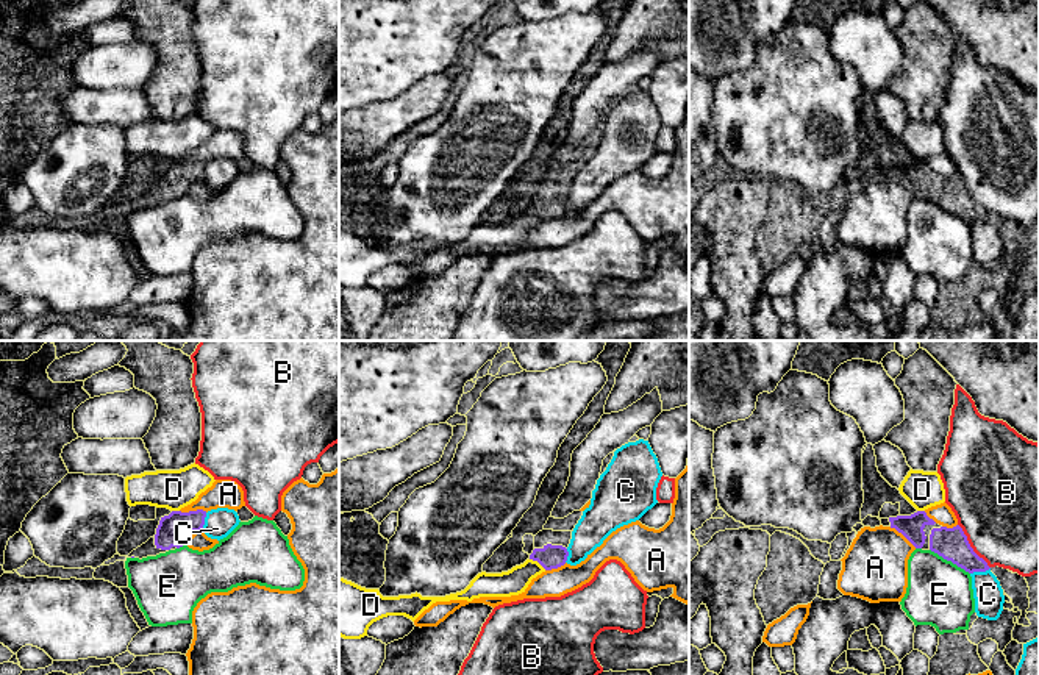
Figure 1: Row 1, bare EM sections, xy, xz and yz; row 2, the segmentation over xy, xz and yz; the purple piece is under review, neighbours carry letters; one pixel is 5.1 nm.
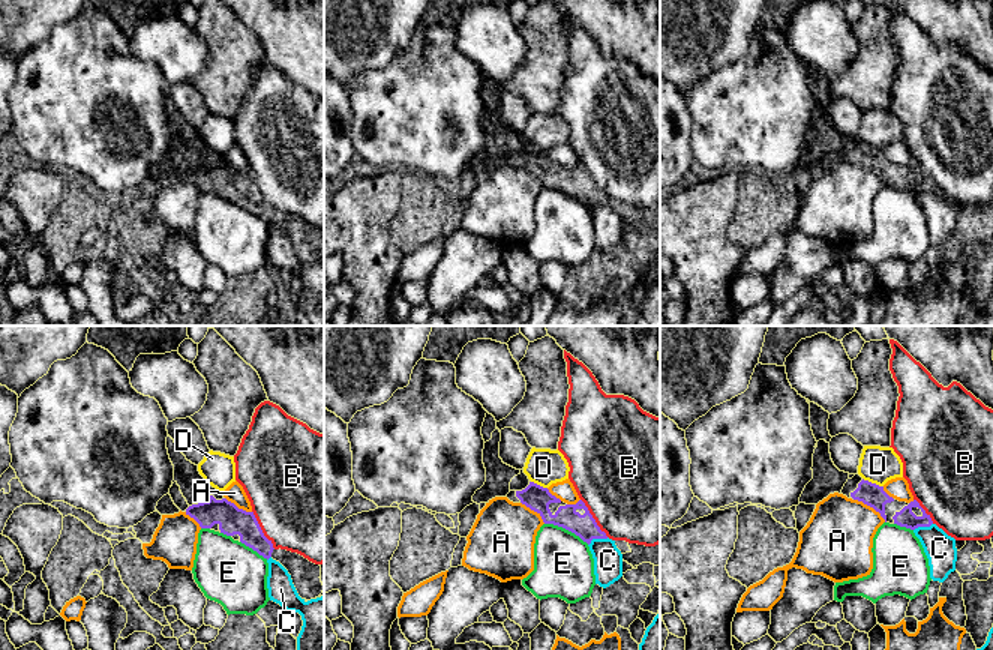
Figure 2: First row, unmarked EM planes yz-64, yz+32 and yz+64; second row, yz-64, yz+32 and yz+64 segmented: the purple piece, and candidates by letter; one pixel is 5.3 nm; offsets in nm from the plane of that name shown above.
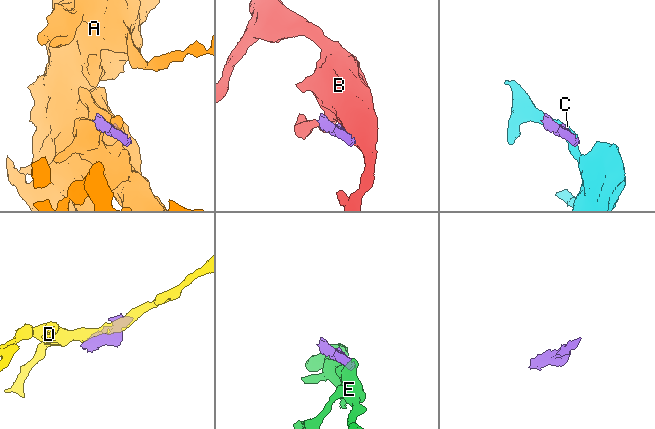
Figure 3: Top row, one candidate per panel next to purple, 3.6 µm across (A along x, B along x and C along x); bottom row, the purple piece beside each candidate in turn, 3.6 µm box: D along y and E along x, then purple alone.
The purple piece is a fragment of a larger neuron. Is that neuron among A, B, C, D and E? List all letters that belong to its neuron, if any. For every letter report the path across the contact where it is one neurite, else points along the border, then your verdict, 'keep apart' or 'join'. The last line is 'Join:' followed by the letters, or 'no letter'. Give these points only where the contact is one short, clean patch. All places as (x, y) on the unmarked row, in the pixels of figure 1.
A: keep apart
B: keep apart
C: keep apart
D: border xz (530, 208), (546, 219); keep apart
E: keep apart
Join: no letter

